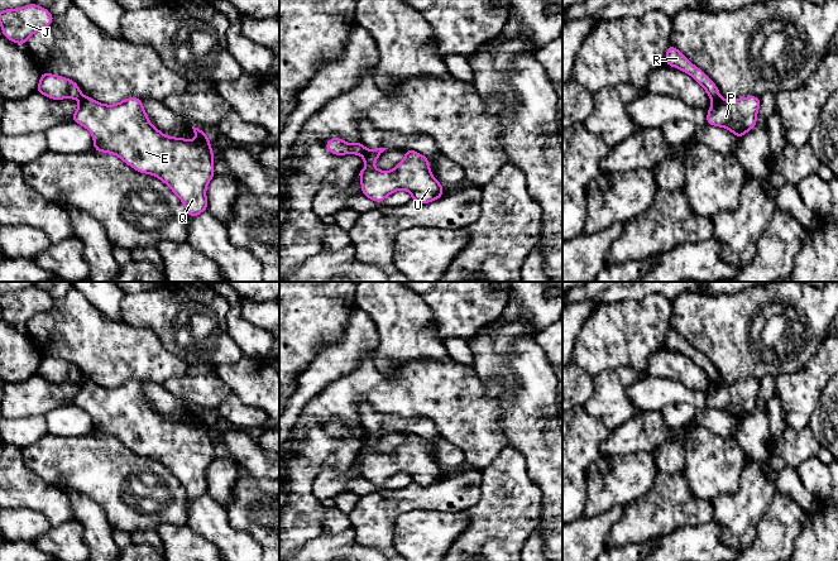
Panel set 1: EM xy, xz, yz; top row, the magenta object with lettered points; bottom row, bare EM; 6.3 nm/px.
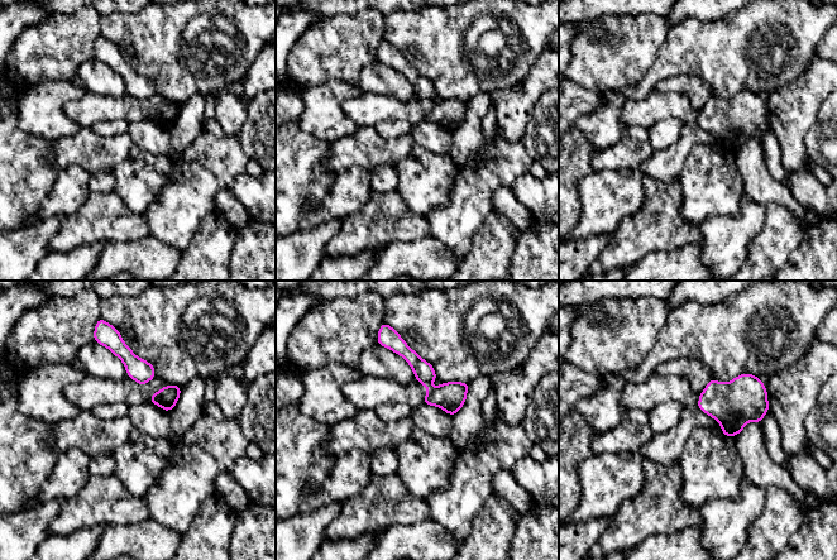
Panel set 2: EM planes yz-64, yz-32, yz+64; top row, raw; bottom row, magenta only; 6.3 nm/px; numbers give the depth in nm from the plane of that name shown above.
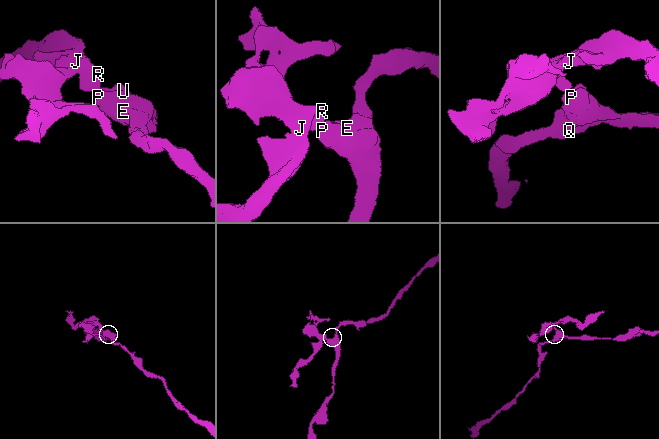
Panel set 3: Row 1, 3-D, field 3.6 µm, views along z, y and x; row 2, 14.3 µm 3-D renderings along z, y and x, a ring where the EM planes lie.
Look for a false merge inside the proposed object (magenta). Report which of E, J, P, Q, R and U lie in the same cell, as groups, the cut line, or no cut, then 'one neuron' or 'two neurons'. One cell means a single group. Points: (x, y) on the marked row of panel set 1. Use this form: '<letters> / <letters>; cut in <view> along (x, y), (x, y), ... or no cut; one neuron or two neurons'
E P Q U / J R; cut in yz along (721, 96), (713, 101); two neurons

